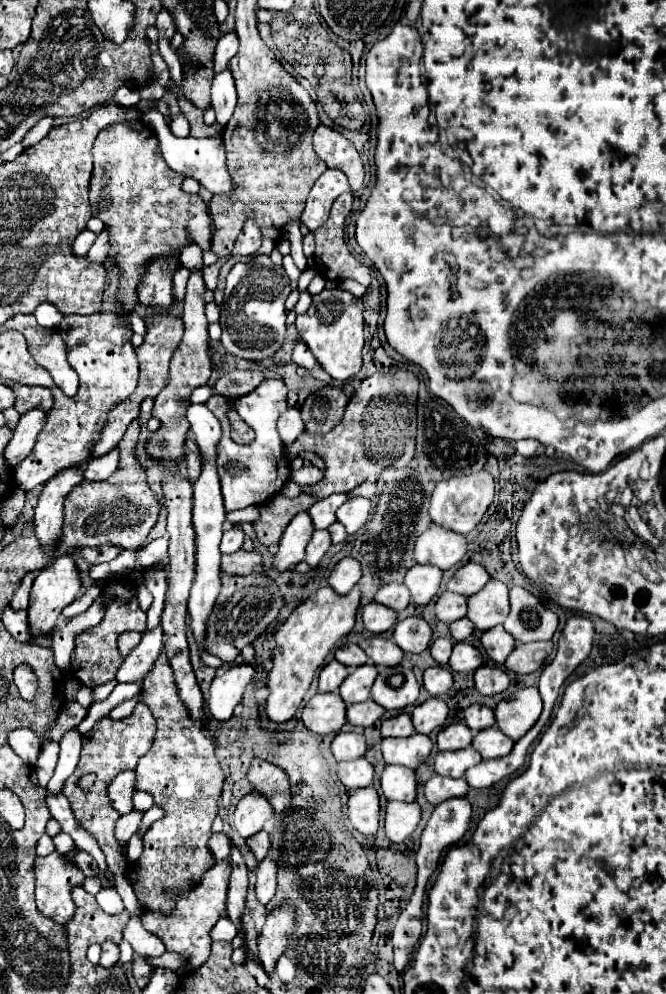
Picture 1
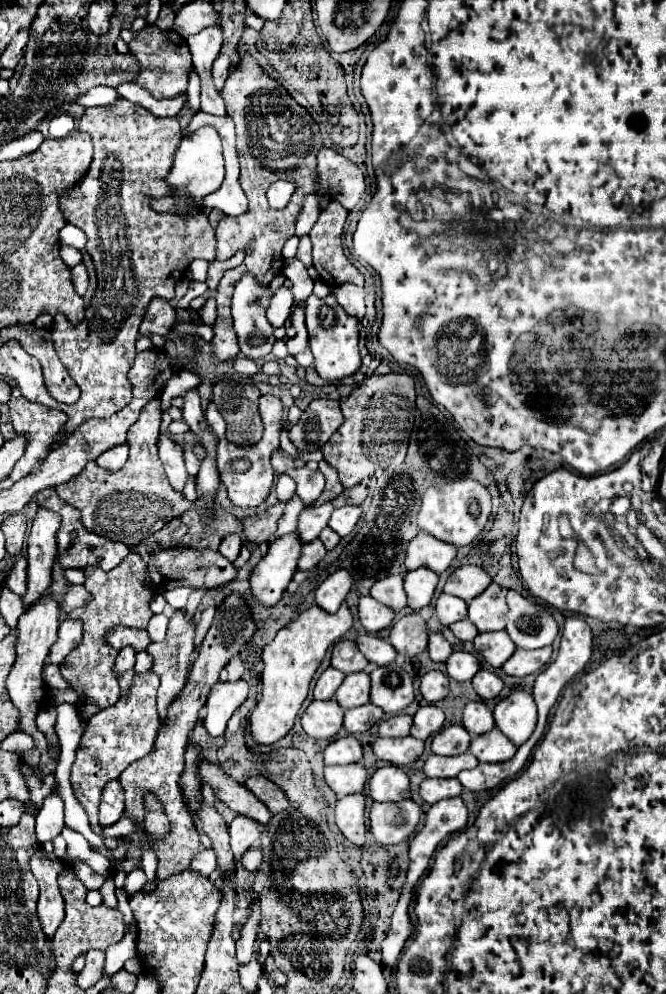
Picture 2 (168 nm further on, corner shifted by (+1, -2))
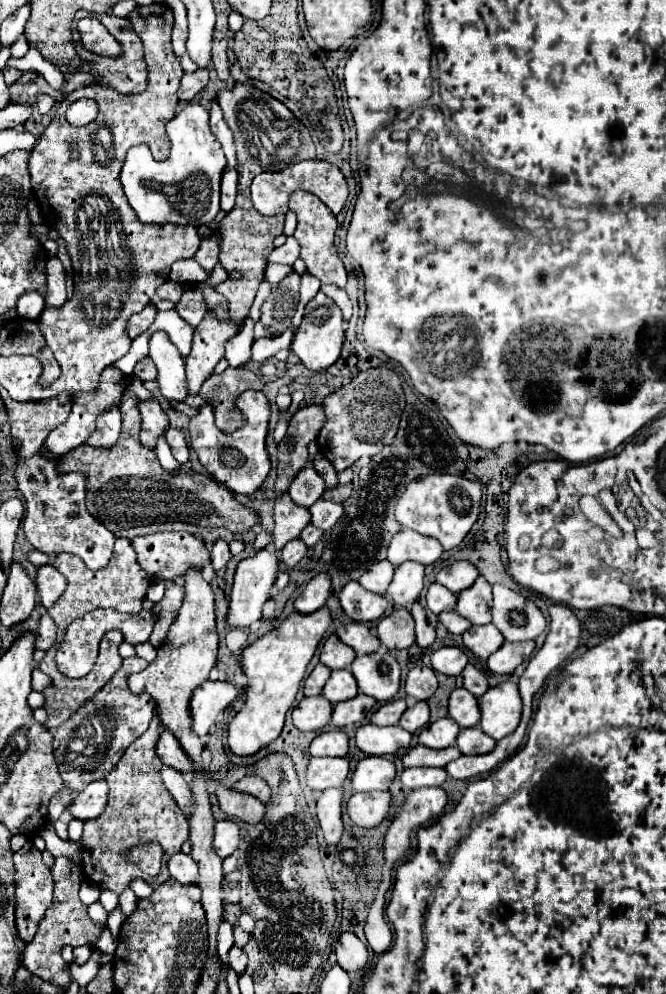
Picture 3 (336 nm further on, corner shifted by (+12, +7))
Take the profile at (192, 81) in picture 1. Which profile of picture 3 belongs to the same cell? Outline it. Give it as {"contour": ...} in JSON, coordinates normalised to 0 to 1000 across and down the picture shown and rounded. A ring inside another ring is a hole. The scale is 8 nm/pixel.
{"contour":[[[143,14],[143,18],[179,40],[179,44],[188,50],[188,56],[182,58],[155,58],[146,54],[131,52],[125,46],[113,48],[113,54],[122,62],[119,68],[104,66],[104,64],[83,64],[95,74],[98,74],[98,87],[95,87],[95,95],[107,95],[110,91],[137,87],[137,85],[152,85],[152,87],[164,87],[179,95],[209,95],[221,89],[221,68],[218,68],[218,60],[215,60],[215,44],[209,40],[209,36],[203,36],[203,32],[197,30],[191,18],[176,18],[176,16],[164,16],[164,14]]]}

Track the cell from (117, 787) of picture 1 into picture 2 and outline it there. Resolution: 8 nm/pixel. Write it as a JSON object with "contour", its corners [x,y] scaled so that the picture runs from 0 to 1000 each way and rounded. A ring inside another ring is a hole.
{"contour":[[[177,784],[159,788],[153,796],[153,808],[150,808],[150,828],[156,832],[171,830],[186,818],[186,794]]]}

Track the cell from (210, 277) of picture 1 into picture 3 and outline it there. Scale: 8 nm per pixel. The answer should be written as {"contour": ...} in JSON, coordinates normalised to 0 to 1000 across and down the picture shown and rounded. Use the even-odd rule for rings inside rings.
{"contour":[[[317,235],[314,239],[302,241],[299,252],[290,258],[311,274],[317,274],[323,270],[323,266],[329,264],[329,237]]]}

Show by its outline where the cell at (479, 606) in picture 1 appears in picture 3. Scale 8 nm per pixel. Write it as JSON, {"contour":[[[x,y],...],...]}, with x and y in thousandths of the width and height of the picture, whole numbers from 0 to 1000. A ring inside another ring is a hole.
{"contour":[[[719,579],[713,588],[689,596],[686,616],[701,622],[707,628],[734,628],[737,626],[737,588]]]}

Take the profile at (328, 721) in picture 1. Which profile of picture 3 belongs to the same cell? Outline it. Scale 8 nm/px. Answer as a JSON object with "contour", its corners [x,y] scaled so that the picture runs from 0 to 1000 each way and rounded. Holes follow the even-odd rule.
{"contour":[[[488,700],[455,702],[440,714],[440,728],[455,736],[476,736],[494,728],[497,714],[500,710],[488,704]]]}

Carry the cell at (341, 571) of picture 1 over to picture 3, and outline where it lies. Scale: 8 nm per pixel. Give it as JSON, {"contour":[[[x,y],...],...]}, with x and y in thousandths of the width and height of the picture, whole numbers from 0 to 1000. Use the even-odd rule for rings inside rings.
{"contour":[[[479,577],[479,579],[473,579],[473,581],[461,588],[461,592],[449,598],[449,602],[443,604],[440,612],[443,612],[443,616],[449,616],[449,618],[467,618],[467,616],[473,616],[476,612],[485,612],[485,610],[488,610],[494,598],[497,598],[497,584],[494,584],[494,579]]]}

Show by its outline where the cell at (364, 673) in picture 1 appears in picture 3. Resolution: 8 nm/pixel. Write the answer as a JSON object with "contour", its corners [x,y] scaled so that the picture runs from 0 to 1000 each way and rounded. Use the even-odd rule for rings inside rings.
{"contour":[[[500,674],[497,682],[485,692],[485,700],[503,710],[506,706],[527,704],[533,698],[539,698],[533,680],[524,674]]]}

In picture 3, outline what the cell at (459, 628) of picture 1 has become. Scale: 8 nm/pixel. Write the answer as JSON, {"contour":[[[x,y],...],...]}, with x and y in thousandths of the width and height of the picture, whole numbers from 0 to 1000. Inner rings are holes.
{"contour":[[[683,614],[677,616],[662,616],[659,618],[659,626],[677,636],[677,638],[695,638],[701,632],[707,632],[707,626],[701,626],[692,618],[686,618]]]}

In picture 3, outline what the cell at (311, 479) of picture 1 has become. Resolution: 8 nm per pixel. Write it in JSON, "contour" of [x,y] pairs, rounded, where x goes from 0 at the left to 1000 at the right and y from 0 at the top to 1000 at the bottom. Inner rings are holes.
{"contour":[[[455,471],[434,489],[434,499],[446,509],[464,511],[491,493],[485,481],[470,471]]]}

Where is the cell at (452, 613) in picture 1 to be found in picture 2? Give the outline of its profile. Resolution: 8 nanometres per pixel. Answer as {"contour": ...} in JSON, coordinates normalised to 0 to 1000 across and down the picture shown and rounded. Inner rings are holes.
{"contour":[[[664,597],[658,603],[655,603],[655,621],[664,629],[679,629],[691,623],[700,621],[700,615],[703,615],[703,607],[682,601],[682,599],[670,599]]]}

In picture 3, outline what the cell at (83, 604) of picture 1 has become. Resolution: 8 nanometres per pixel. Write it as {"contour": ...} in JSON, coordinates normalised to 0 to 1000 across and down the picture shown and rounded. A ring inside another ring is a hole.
{"contour":[[[68,567],[68,569],[56,571],[53,590],[56,590],[62,610],[74,614],[86,606],[89,598],[95,598],[101,588],[98,588],[98,581],[77,567]]]}

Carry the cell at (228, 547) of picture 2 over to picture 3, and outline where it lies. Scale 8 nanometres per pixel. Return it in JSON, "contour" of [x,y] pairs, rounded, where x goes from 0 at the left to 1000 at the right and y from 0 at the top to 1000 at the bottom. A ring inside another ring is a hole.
{"contour":[[[326,543],[320,547],[320,553],[317,553],[317,569],[320,573],[332,573],[341,565],[347,563],[347,555],[344,555],[344,549],[338,543]]]}

